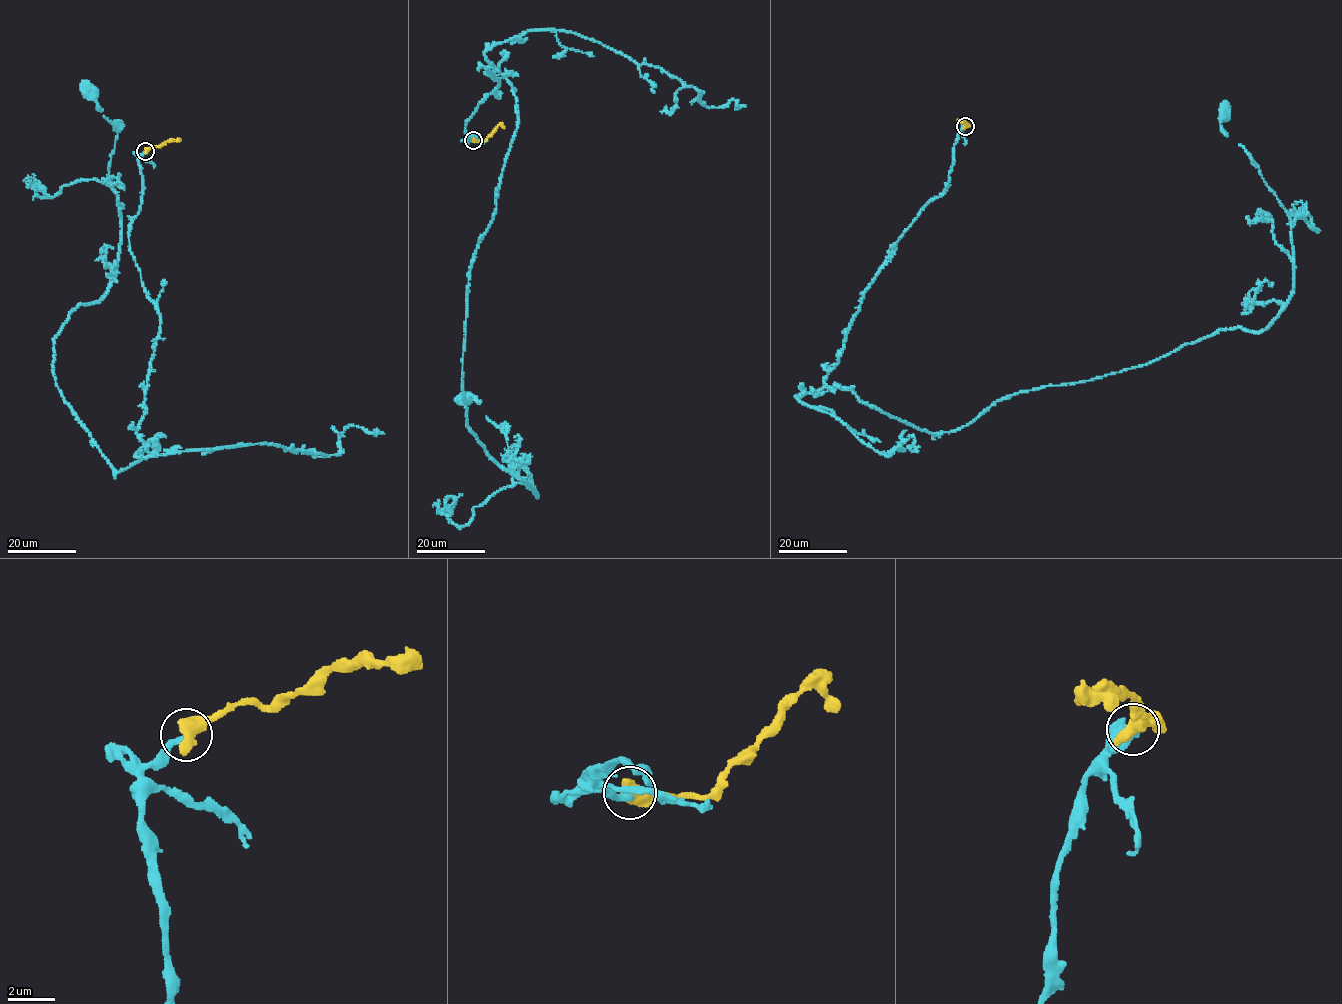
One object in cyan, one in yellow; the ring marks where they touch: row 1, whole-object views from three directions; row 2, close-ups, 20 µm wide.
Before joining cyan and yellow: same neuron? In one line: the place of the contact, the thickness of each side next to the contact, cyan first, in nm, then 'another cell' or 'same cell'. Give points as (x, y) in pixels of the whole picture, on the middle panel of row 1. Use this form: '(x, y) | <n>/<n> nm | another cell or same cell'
(473, 140) | 280/700 nm | another cell

